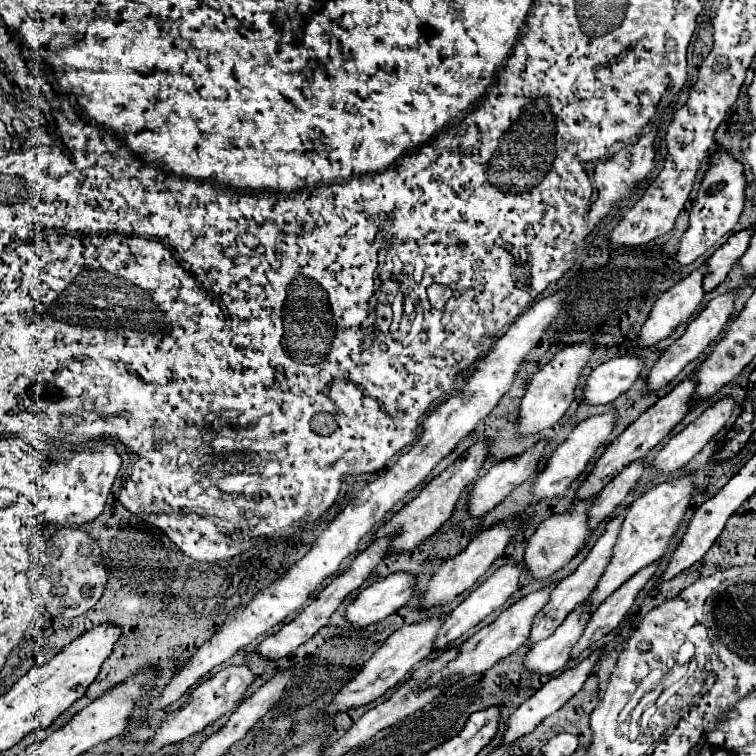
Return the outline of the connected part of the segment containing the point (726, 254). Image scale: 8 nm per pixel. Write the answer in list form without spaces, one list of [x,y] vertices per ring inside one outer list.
[[[754,228],[748,230],[740,230],[736,234],[732,234],[706,262],[706,272],[704,272],[704,290],[712,292],[720,282],[724,282],[726,274],[730,272],[730,268],[736,264],[738,256],[742,256],[742,252],[746,250],[746,244],[750,242]]]

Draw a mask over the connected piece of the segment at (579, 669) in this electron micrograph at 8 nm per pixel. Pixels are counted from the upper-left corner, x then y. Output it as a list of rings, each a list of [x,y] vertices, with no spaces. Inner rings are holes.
[[[596,650],[590,658],[586,658],[584,662],[580,662],[578,666],[574,666],[574,668],[568,668],[566,672],[562,672],[560,676],[556,676],[556,678],[552,678],[552,680],[548,680],[532,698],[528,698],[518,710],[514,710],[512,714],[510,714],[510,718],[508,718],[508,724],[506,724],[506,732],[504,732],[504,736],[502,736],[502,744],[506,746],[506,744],[512,744],[512,742],[516,742],[516,740],[520,740],[520,738],[524,738],[524,736],[528,736],[530,732],[534,732],[534,728],[544,720],[544,718],[548,718],[550,714],[554,714],[556,710],[560,710],[580,688],[582,688],[582,684],[586,682],[586,678],[588,678],[588,674],[590,674],[590,670],[592,670],[592,666],[598,662],[598,656],[600,656],[600,652],[602,650]]]

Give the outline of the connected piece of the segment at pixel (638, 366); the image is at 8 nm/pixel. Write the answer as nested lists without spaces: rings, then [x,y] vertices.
[[[616,356],[606,364],[600,364],[590,372],[584,384],[584,402],[586,404],[610,404],[622,392],[626,392],[642,374],[644,362],[634,356]]]

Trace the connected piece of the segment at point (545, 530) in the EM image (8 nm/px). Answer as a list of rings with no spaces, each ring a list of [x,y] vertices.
[[[584,500],[584,502],[576,502],[576,506],[572,508],[572,512],[564,512],[564,514],[554,514],[550,518],[546,518],[536,532],[528,538],[526,550],[524,550],[524,566],[530,574],[530,578],[534,580],[546,580],[550,578],[556,570],[564,568],[574,556],[576,552],[584,546],[584,538],[586,538],[586,512],[590,510],[590,504],[594,500]]]

